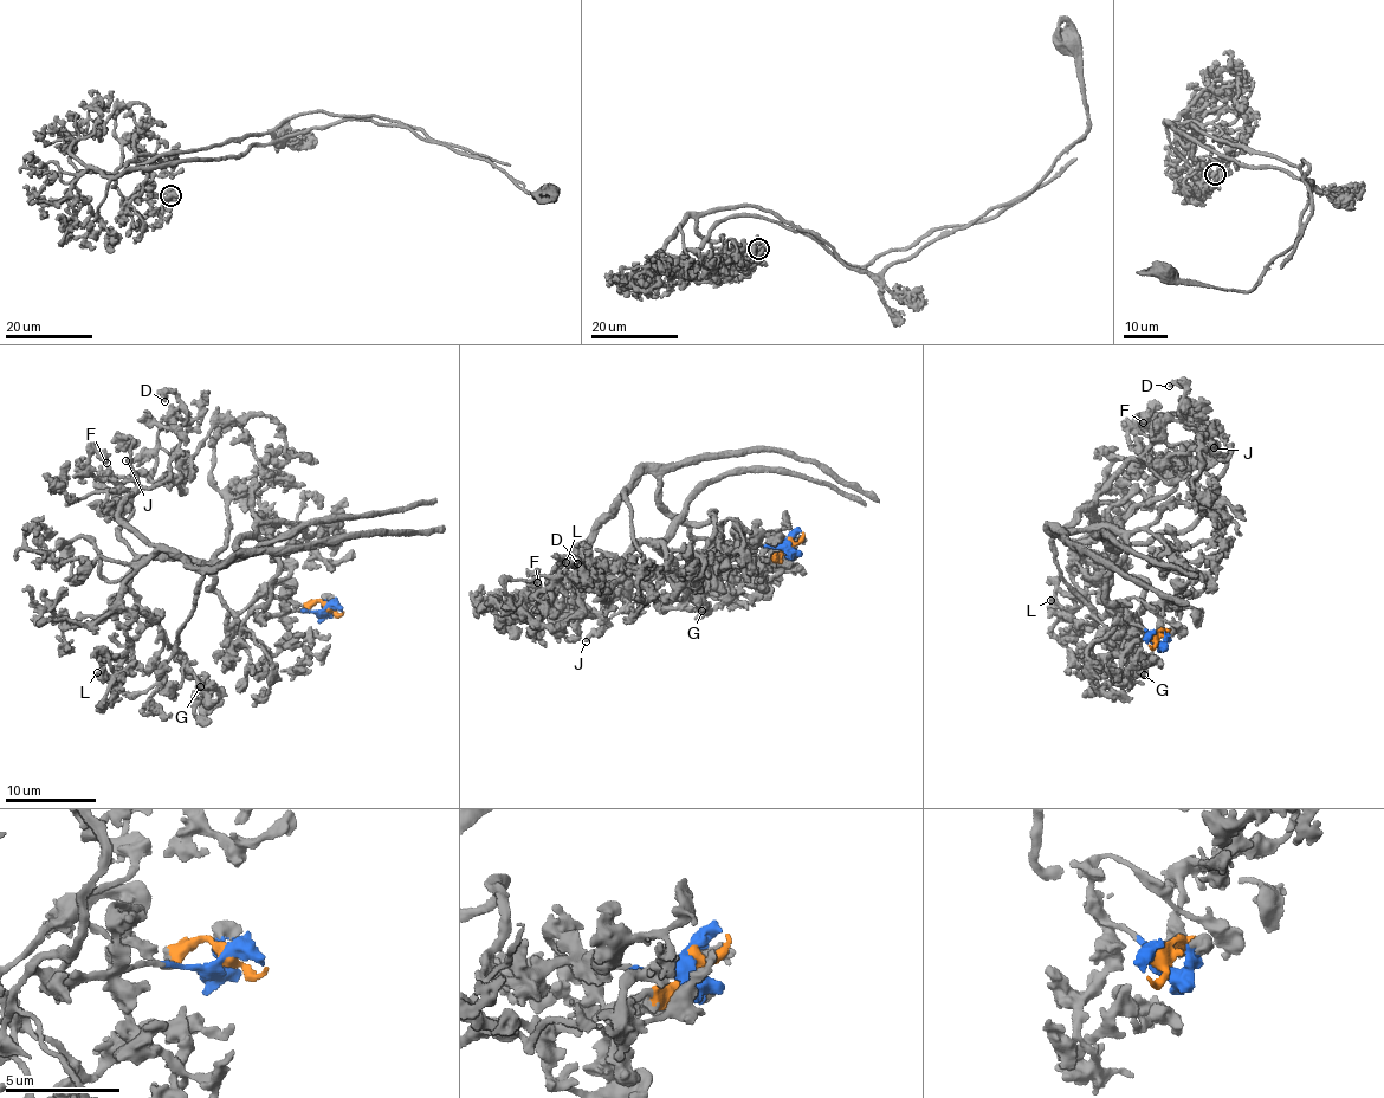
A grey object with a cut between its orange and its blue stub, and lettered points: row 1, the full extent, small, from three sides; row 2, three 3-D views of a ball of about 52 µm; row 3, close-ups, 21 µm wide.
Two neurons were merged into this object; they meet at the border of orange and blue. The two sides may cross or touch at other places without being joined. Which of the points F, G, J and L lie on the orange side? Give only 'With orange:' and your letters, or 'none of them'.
With orange: F, G, J

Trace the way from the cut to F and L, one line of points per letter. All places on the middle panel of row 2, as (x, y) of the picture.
F: (789, 541), (769, 561), (680, 579), (647, 541), (581, 591), (590, 617), (531, 604), (538, 582)
L: (789, 538), (713, 548), (715, 514), (680, 520), (645, 473), (574, 559), (582, 554), (603, 572), (564, 562)

